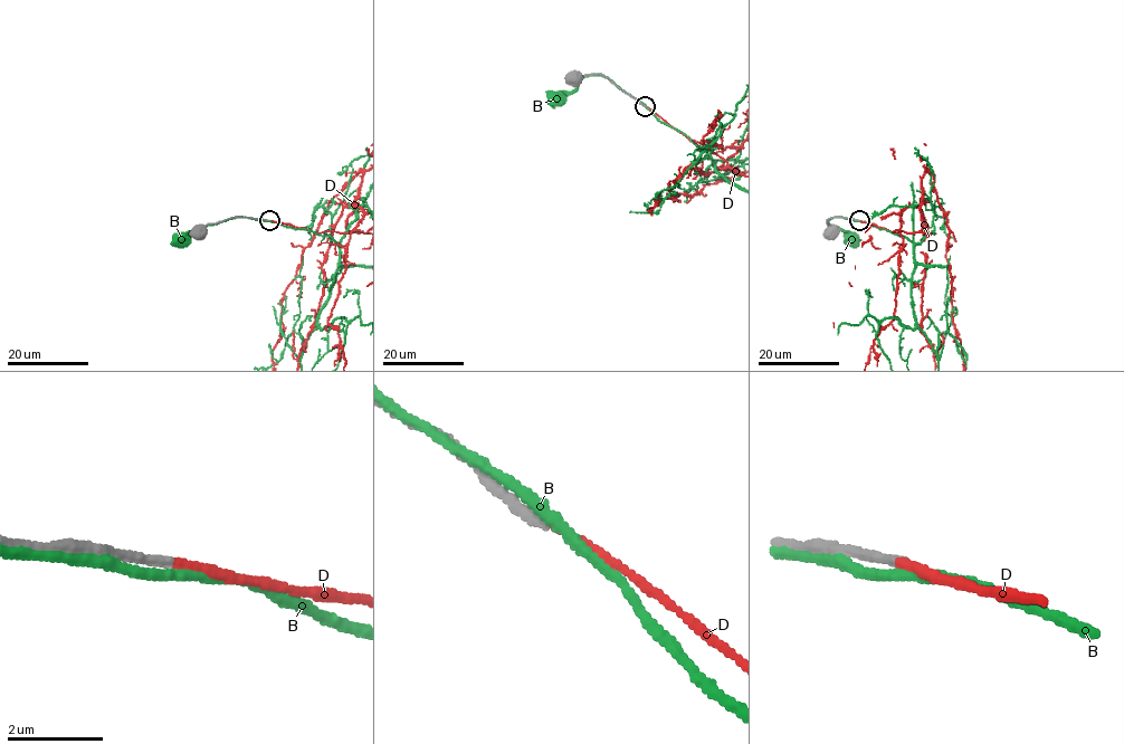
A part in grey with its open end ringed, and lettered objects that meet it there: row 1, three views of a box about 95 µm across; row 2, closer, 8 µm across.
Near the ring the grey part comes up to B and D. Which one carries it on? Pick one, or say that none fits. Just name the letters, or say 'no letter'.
D

